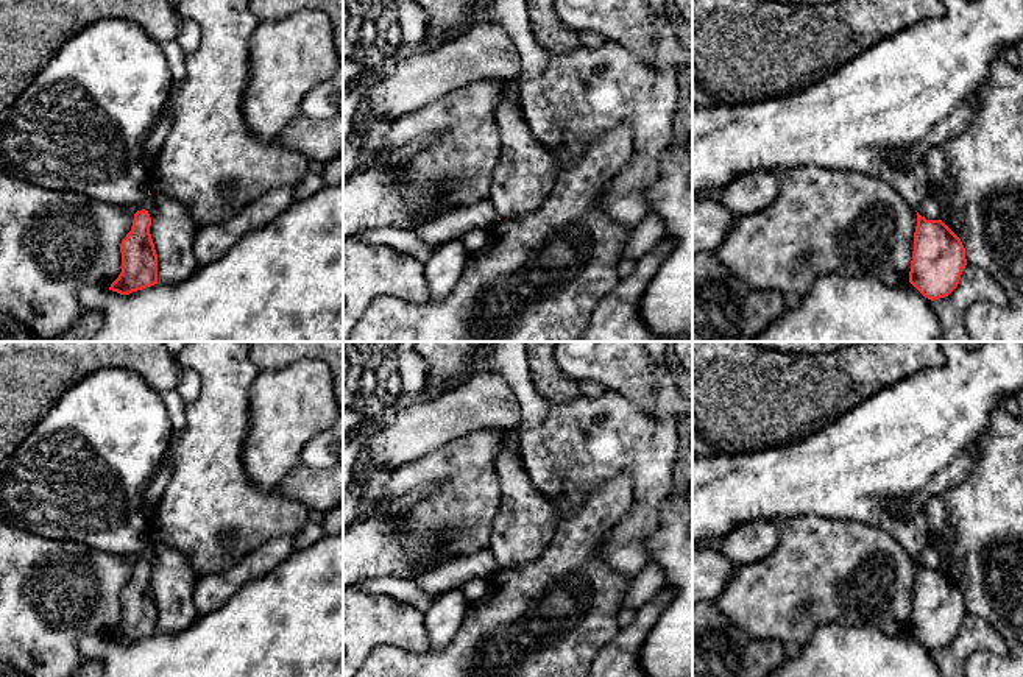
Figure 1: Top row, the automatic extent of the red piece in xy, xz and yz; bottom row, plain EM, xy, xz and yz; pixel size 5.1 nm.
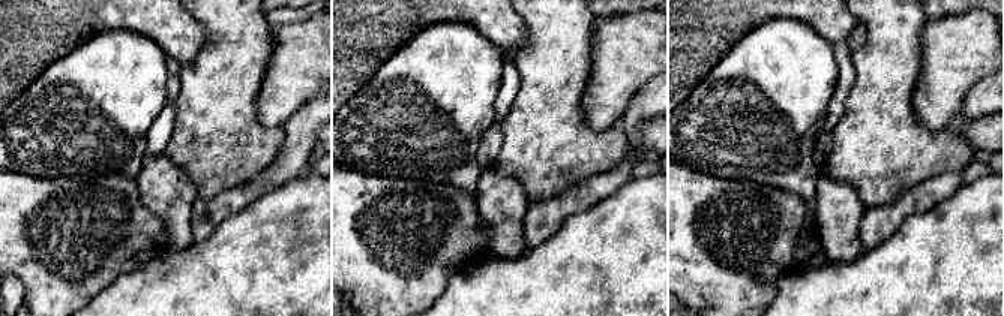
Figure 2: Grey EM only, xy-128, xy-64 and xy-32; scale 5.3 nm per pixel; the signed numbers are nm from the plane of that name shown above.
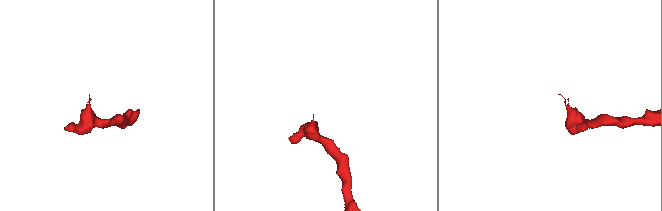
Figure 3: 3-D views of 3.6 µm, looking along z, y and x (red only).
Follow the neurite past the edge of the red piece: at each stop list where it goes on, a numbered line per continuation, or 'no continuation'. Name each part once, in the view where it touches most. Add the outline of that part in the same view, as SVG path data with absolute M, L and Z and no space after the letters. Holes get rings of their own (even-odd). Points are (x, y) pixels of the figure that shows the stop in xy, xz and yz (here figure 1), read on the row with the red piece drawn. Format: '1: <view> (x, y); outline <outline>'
1: xy (81, 125); outline M104 19L70 37L19 98L0 114L0 172L23 183L90 200L133 204L139 211L148 195L145 140L167 105L173 76L161 44L137 23Z

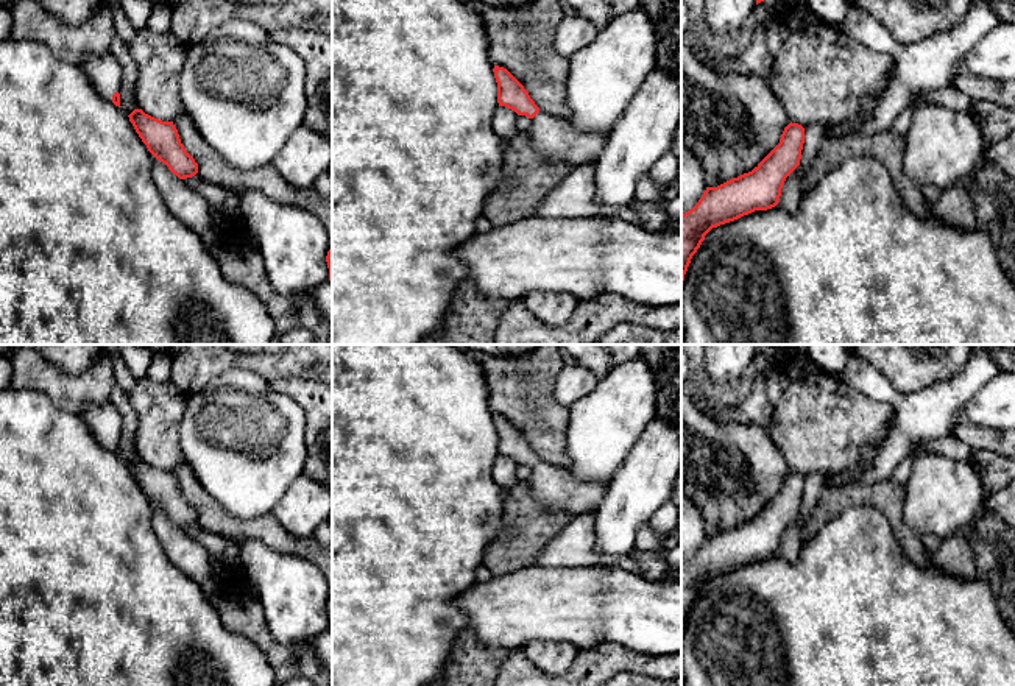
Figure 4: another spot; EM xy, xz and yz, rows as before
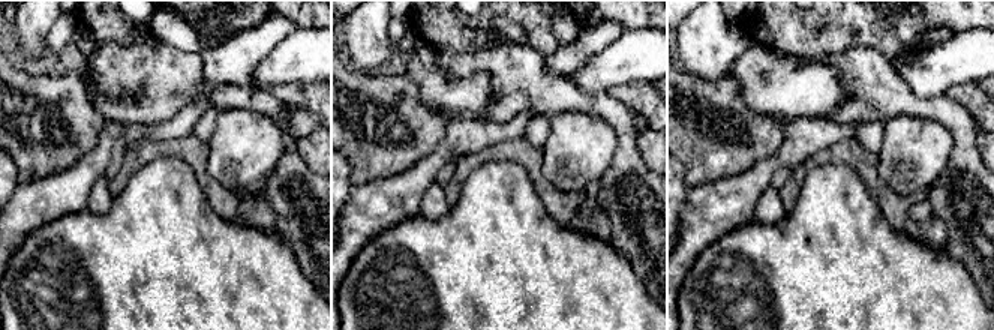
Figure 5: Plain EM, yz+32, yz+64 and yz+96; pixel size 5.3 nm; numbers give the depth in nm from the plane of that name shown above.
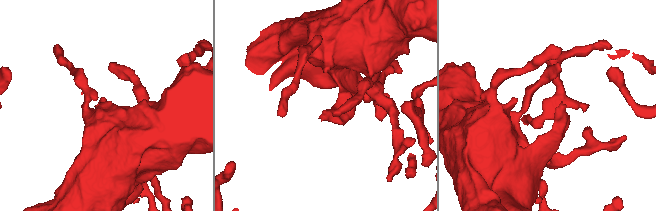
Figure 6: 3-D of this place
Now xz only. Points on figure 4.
1: xz (555, 137); outline M541 111L532 118L529 134L539 154L572 167L594 164L607 145L607 136L583 134L566 118Z

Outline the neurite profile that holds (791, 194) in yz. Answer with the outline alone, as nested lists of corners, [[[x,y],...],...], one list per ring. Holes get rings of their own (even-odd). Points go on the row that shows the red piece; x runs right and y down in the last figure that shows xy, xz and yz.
[[[797,167],[784,181],[780,196],[780,207],[786,212],[795,212],[798,209],[801,195],[803,195],[803,179],[806,178],[808,172],[803,172]]]

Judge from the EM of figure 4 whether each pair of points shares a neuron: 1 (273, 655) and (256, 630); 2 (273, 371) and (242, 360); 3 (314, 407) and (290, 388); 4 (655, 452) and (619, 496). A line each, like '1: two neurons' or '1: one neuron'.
1: one neuron
2: one neuron
3: one neuron
4: one neuron

